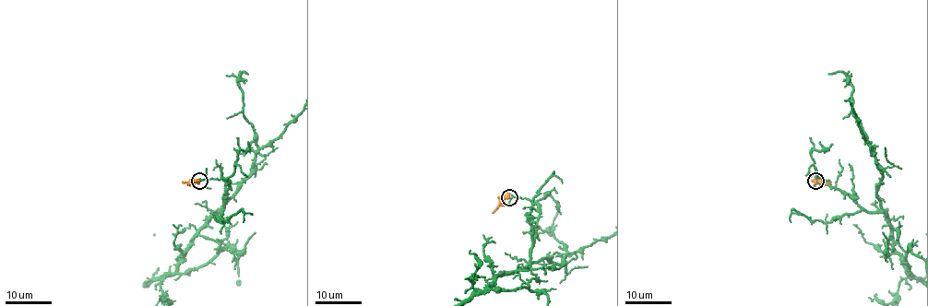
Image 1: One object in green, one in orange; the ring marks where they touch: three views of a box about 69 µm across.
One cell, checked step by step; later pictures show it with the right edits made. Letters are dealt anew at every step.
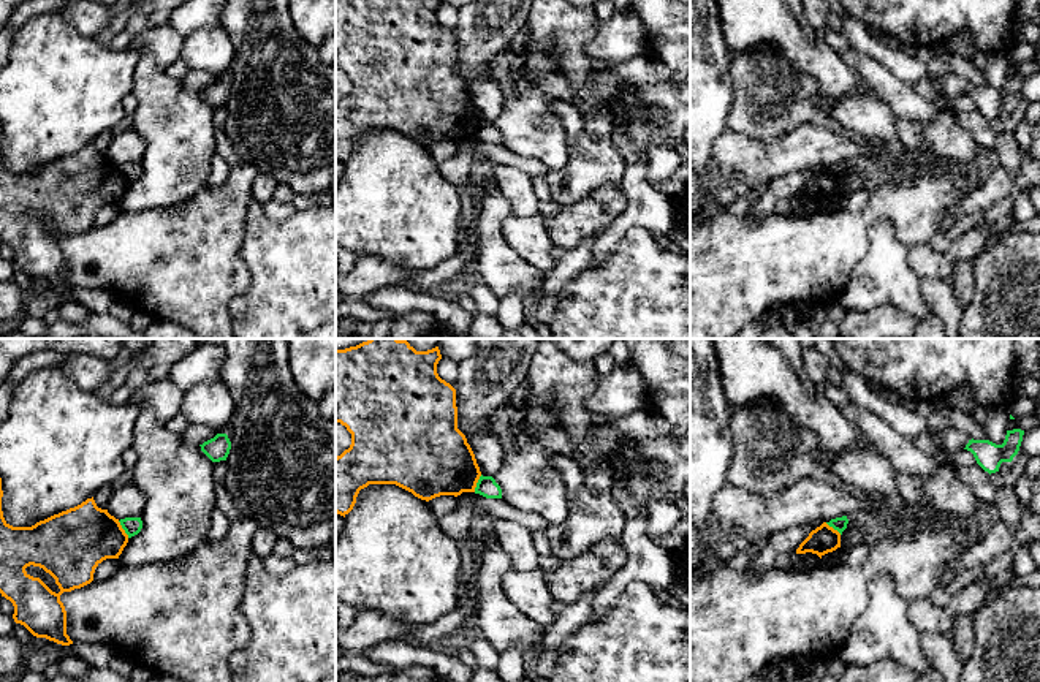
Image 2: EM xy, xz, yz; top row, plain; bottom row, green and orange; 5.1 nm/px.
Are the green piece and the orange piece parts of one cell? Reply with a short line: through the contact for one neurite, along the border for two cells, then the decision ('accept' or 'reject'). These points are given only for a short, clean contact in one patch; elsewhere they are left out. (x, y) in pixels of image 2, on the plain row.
xy (117, 166), (129, 182) | reject

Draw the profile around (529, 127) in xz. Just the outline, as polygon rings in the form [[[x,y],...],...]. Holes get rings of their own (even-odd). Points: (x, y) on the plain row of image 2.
[[[552,43],[524,44],[514,51],[522,59],[524,68],[505,73],[497,81],[505,103],[492,123],[508,150],[541,161],[548,171],[559,169],[568,160],[567,133],[551,109],[556,98],[537,85],[541,78],[559,74]]]

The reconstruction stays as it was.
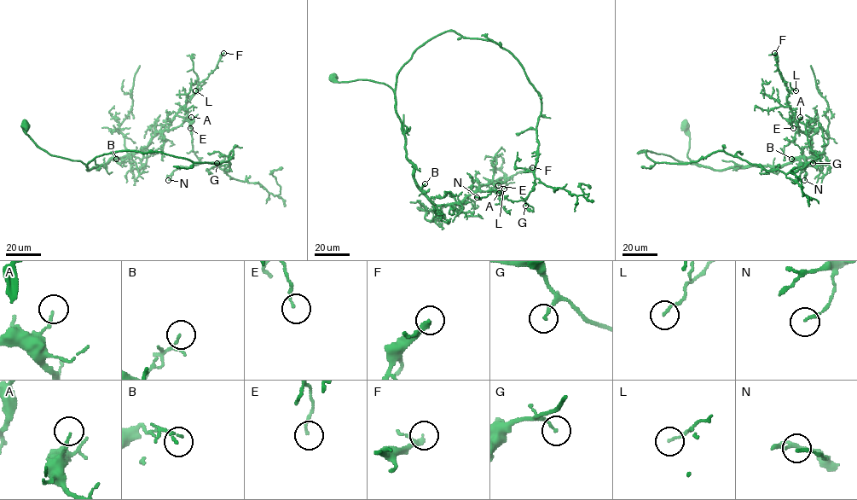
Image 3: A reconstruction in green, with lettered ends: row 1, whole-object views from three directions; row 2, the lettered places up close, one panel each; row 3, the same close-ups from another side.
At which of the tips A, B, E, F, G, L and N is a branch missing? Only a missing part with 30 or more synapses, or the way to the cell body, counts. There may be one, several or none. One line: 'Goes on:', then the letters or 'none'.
Goes on: none

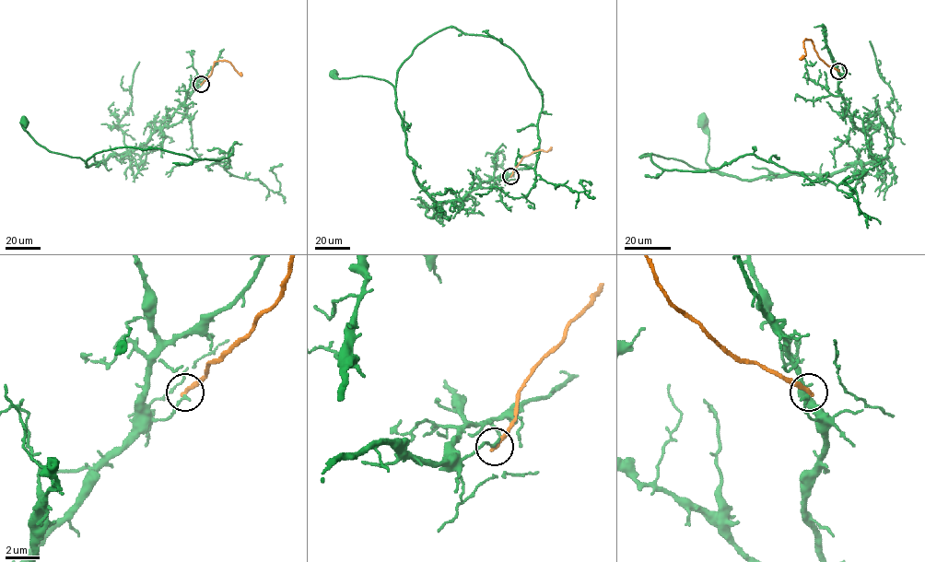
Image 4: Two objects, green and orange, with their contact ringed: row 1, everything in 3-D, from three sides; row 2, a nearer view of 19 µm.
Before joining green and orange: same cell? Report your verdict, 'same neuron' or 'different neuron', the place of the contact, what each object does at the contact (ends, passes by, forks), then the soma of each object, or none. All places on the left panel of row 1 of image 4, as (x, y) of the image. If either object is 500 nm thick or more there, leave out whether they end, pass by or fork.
different neuron; place (201, 84); green ends; orange ends; soma green (24, 122); soma orange none

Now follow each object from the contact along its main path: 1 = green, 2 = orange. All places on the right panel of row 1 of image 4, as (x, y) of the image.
1: (838, 71), (846, 113), (871, 138), (872, 160), (828, 174), (741, 180), (706, 162), (708, 133), (702, 121)
2: (838, 70), (827, 65), (819, 57), (811, 40), (803, 41), (805, 54), (800, 59)

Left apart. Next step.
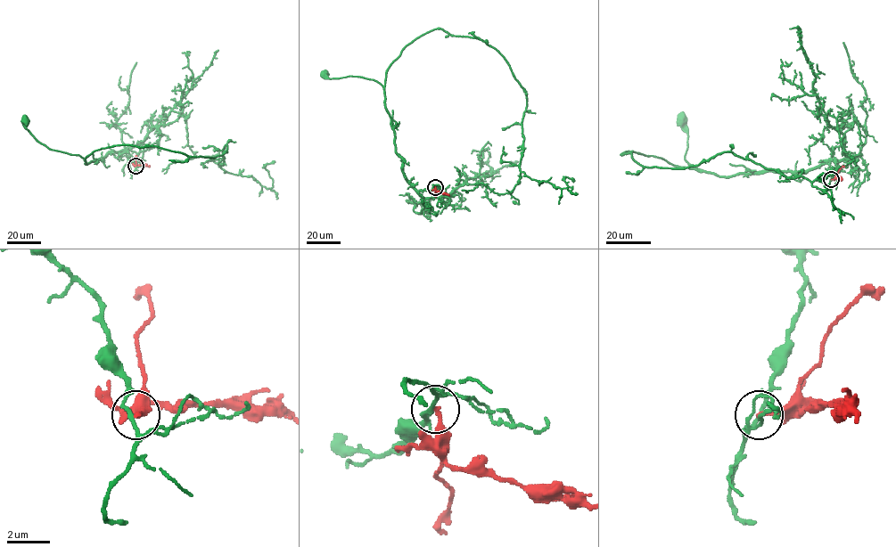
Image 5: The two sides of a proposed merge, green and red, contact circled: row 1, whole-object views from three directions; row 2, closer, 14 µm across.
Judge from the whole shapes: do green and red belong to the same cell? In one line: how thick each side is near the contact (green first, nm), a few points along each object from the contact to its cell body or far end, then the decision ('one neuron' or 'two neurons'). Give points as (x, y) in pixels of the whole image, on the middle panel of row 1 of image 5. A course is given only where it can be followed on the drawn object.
calibres 160 and 200 nm; course green (435, 186), (417, 191), (406, 179), (396, 151), (384, 88), (359, 77), (326, 78), (324, 74); course red (435, 186), (436, 191), (449, 195); two neurons

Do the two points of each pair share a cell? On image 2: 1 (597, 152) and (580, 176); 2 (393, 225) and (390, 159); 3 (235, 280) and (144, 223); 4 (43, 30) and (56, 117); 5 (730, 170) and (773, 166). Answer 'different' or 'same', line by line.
1: same
2: same
3: same
4: same
5: same

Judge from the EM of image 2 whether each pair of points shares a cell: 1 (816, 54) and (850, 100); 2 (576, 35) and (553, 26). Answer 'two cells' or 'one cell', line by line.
1: one cell
2: one cell

